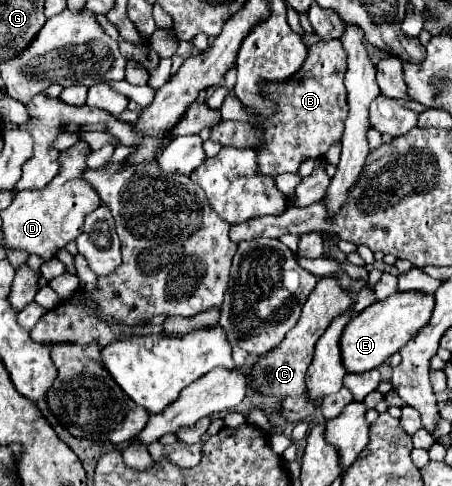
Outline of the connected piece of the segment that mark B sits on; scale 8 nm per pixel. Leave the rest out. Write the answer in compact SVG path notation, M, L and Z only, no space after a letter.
M337 39L335 41L319 41L319 43L311 45L303 67L291 79L287 79L287 83L267 83L267 81L263 83L261 95L263 95L263 99L267 99L271 103L277 103L275 115L263 117L263 115L255 113L253 107L243 105L243 109L247 111L251 121L221 119L215 127L211 127L211 137L209 139L221 143L221 147L249 147L249 149L255 149L257 151L259 173L269 175L269 177L277 177L281 173L297 173L299 165L305 159L325 157L327 149L341 141L343 129L345 129L345 119L349 115L347 93L345 93L345 85L343 85L343 75L347 71L345 57L347 57L347 53L343 51L343 45Z

